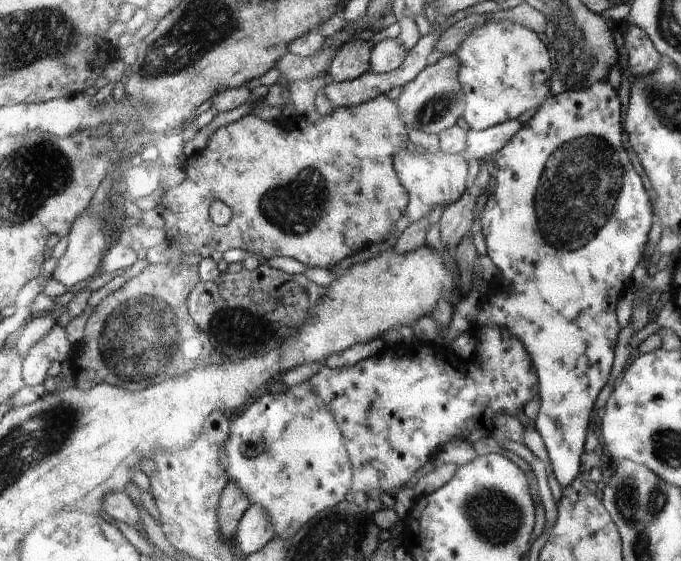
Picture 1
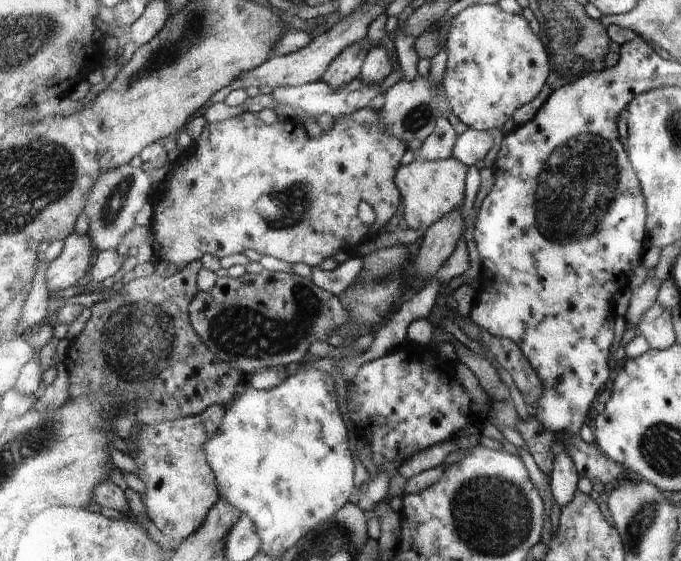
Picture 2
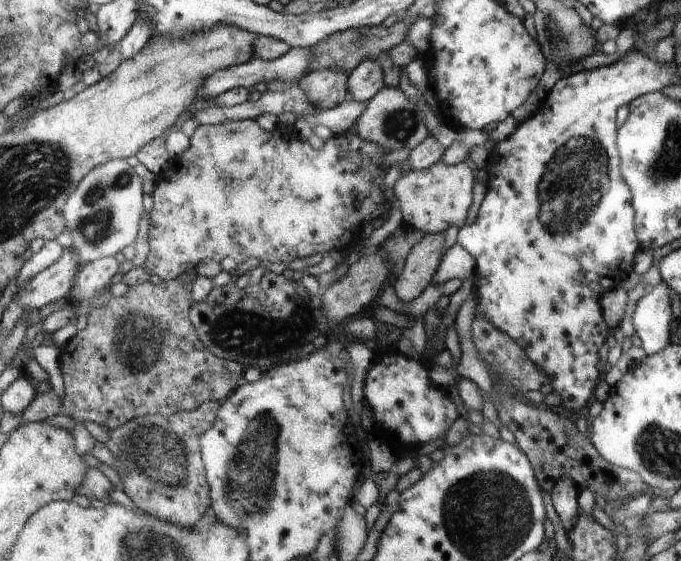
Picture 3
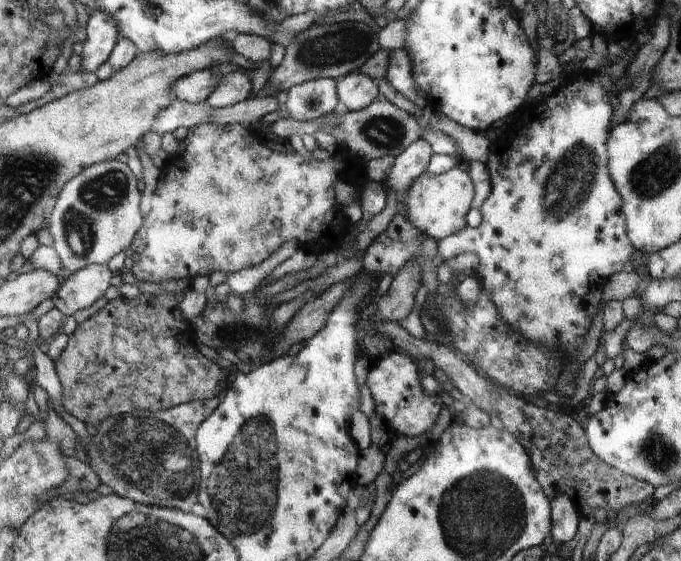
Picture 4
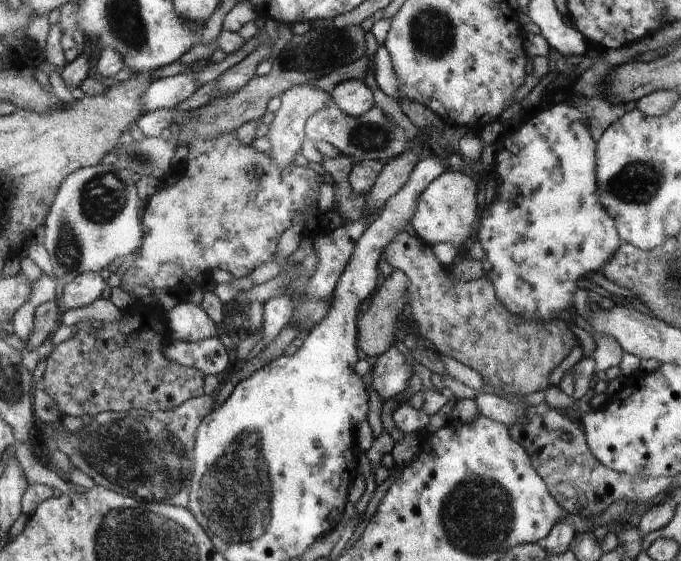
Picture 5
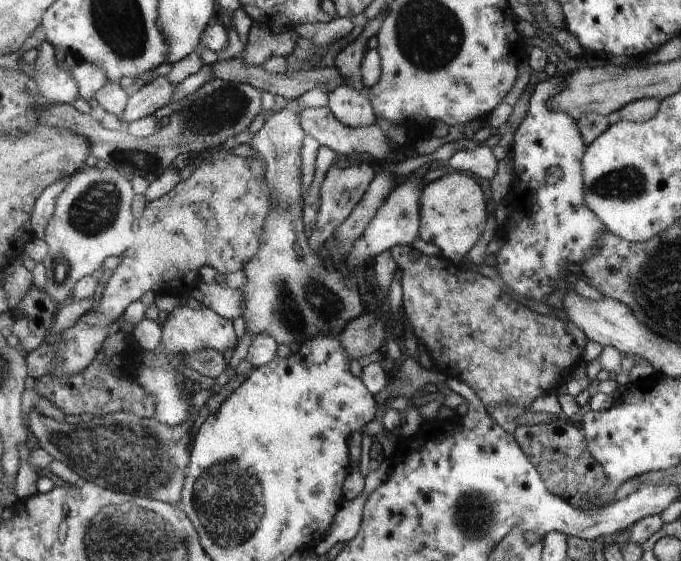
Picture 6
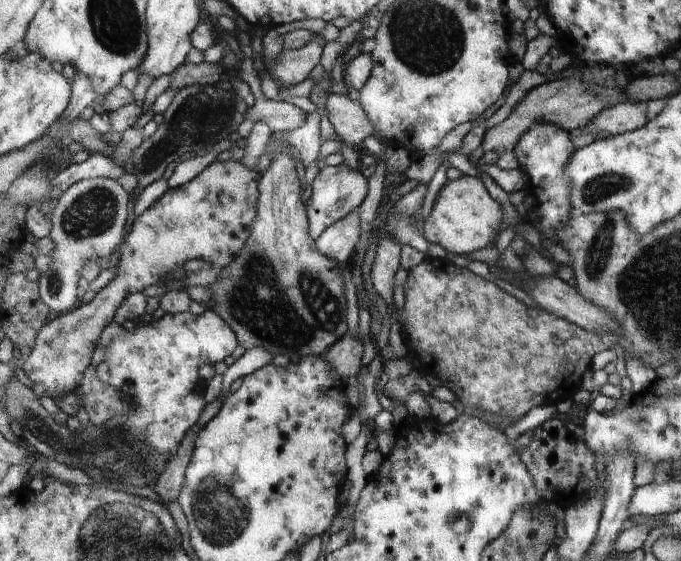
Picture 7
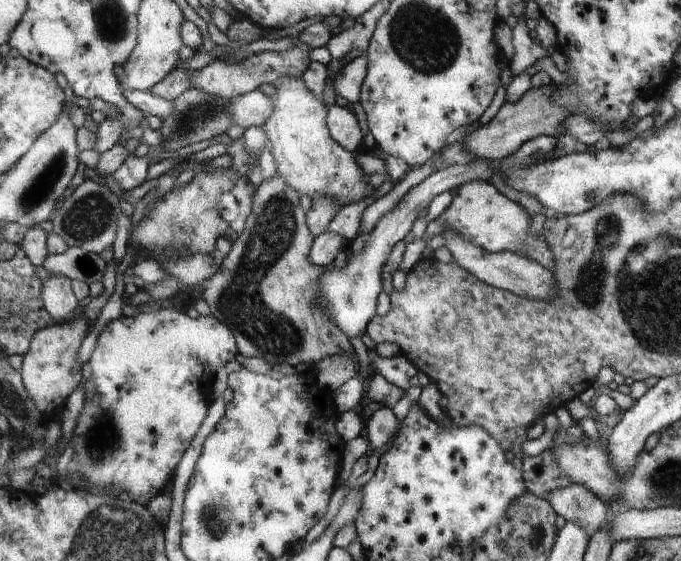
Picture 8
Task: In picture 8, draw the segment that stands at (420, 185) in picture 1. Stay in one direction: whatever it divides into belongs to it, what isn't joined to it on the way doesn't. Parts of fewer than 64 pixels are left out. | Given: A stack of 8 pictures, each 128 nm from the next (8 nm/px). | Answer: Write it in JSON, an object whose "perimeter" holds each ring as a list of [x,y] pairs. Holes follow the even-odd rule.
{"perimeter":[[[468,181],[467,184],[459,186],[451,204],[427,224],[425,233],[430,236],[442,235],[446,238],[446,233],[454,231],[463,239],[470,240],[476,246],[492,253],[502,251],[516,253],[522,250],[543,267],[556,271],[556,263],[552,264],[551,247],[542,236],[537,238],[530,234],[528,226],[531,219],[522,206],[500,194],[490,181]]]}

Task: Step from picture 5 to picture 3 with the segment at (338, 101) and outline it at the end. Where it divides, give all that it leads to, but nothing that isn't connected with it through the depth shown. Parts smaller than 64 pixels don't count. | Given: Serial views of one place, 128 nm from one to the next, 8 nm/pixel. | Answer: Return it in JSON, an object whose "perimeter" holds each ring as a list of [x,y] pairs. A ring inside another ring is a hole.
{"perimeter":[[[364,59],[347,78],[348,97],[355,101],[370,101],[384,87],[379,61]]]}

